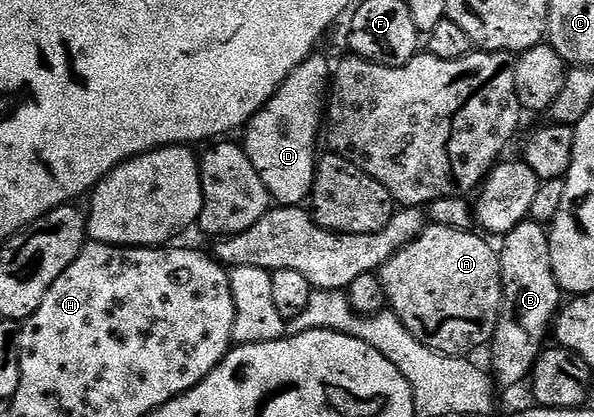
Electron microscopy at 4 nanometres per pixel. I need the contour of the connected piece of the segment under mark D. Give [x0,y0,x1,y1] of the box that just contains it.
[244,51,331,206]

